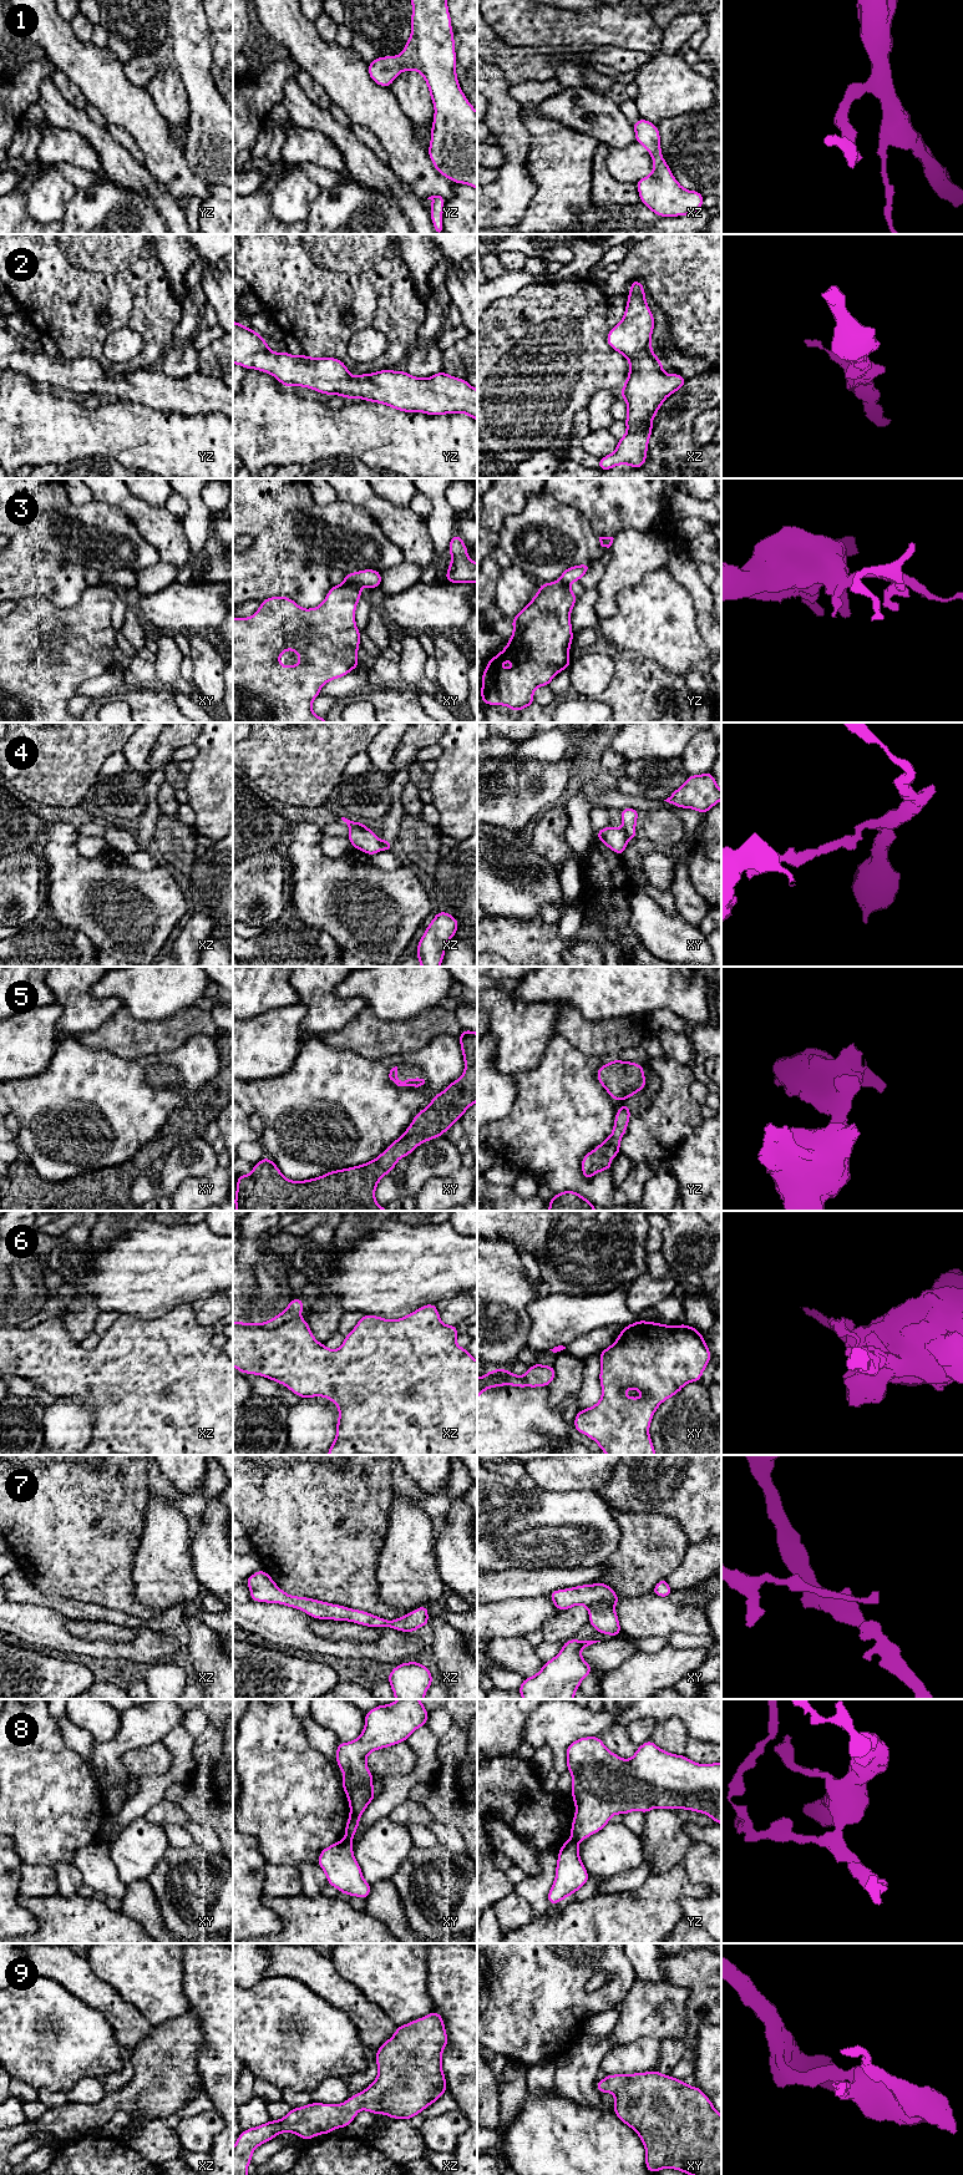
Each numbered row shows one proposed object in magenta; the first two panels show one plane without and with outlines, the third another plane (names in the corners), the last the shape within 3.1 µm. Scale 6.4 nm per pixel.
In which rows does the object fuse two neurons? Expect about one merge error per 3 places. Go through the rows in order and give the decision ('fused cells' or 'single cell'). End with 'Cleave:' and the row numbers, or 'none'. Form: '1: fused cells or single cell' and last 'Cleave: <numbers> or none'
1: single cell
2: single cell
3: fused cells
4: fused cells
5: single cell
6: fused cells
7: single cell
8: fused cells
9: single cell
Cleave: 3, 4, 6, 8

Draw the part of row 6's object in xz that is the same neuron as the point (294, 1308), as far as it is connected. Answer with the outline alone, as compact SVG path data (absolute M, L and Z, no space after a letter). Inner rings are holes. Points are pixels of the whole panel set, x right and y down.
M294 1298L289 1302L287 1309L283 1313L277 1314L268 1322L260 1323L264 1329L275 1329L283 1323L299 1317L303 1313L304 1301L301 1298Z

